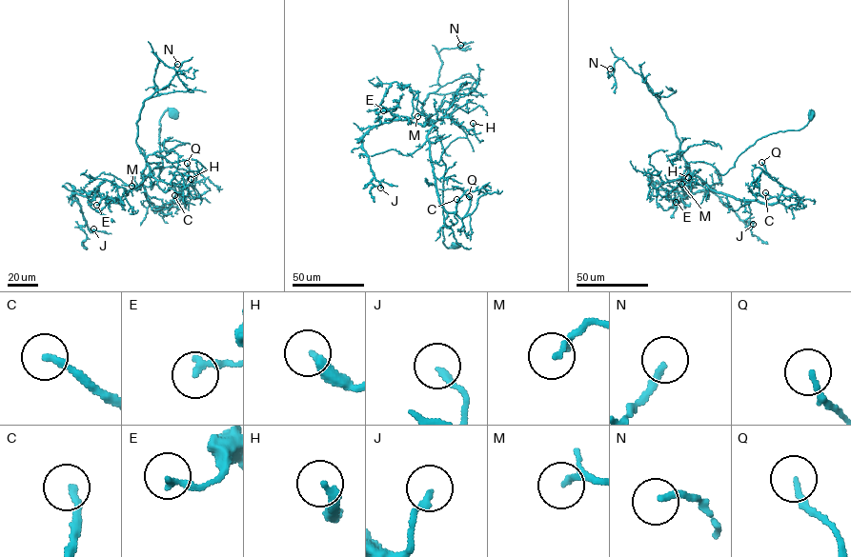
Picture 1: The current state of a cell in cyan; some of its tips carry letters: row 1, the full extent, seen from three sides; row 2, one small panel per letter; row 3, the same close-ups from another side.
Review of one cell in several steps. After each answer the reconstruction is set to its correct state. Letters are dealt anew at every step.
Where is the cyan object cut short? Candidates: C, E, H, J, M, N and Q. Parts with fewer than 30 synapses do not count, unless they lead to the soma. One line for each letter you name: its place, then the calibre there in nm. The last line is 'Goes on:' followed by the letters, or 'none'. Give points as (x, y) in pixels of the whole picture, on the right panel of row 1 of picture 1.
C: place (765, 192); calibre 240 nm
N: place (610, 69); calibre 220 nm
Goes on: C, N

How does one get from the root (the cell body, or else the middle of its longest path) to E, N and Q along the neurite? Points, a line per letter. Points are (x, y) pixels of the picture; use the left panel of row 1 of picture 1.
E: (172, 112), (160, 119), (158, 175), (158, 166), (148, 163), (136, 188), (118, 198), (100, 193), (96, 205)
N: (172, 112), (160, 119), (157, 176), (136, 143), (136, 121), (157, 88), (153, 53), (177, 64)
Q: (172, 112), (159, 122), (162, 169), (148, 163), (143, 181), (155, 208), (186, 183), (187, 163)

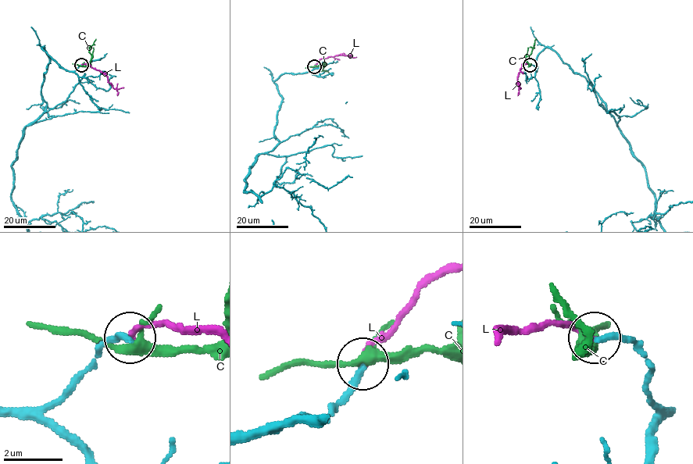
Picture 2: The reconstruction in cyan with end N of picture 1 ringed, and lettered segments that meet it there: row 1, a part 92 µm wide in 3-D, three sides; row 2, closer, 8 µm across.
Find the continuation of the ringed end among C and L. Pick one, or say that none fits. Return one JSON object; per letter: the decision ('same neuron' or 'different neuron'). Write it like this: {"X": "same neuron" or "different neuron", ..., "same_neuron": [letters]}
{"C": "different neuron", "L": "same neuron", "same_neuron": ["L"]}

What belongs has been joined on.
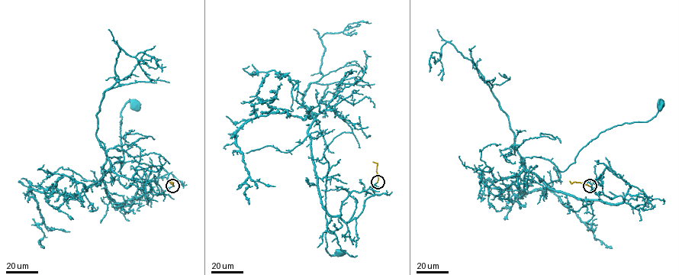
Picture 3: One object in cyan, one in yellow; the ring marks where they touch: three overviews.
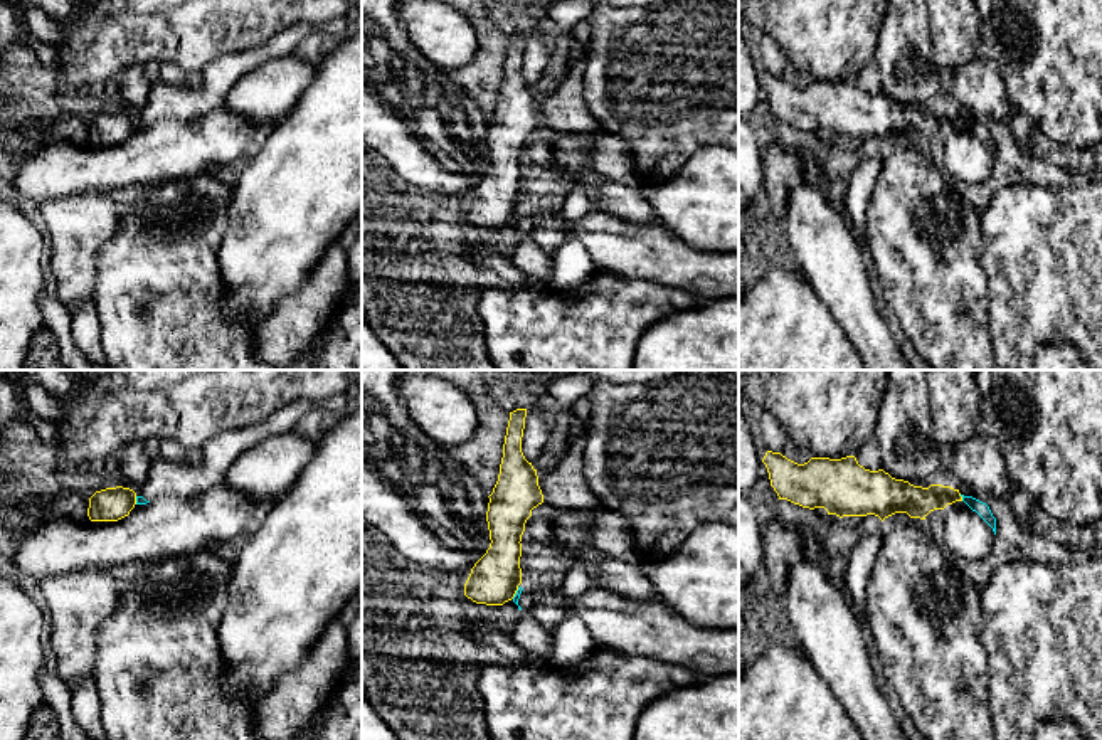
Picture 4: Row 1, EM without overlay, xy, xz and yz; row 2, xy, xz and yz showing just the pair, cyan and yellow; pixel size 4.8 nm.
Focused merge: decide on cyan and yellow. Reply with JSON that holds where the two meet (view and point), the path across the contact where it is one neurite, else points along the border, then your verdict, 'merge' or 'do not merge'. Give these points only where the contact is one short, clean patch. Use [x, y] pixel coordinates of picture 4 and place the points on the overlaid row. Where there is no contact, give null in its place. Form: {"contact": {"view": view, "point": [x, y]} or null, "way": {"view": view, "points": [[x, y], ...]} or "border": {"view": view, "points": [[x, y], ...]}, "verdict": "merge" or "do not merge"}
{"contact": {"view": "yz", "point": [963, 498]}, "border": {"view": "yz", "points": [[959, 495], [963, 500]]}, "verdict": "do not merge"}

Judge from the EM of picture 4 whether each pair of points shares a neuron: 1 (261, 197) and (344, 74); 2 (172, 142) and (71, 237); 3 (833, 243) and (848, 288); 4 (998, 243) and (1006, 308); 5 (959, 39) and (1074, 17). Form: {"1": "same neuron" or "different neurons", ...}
{"1": "same neuron", "2": "different neurons", "3": "same neuron", "4": "same neuron", "5": "different neurons"}

